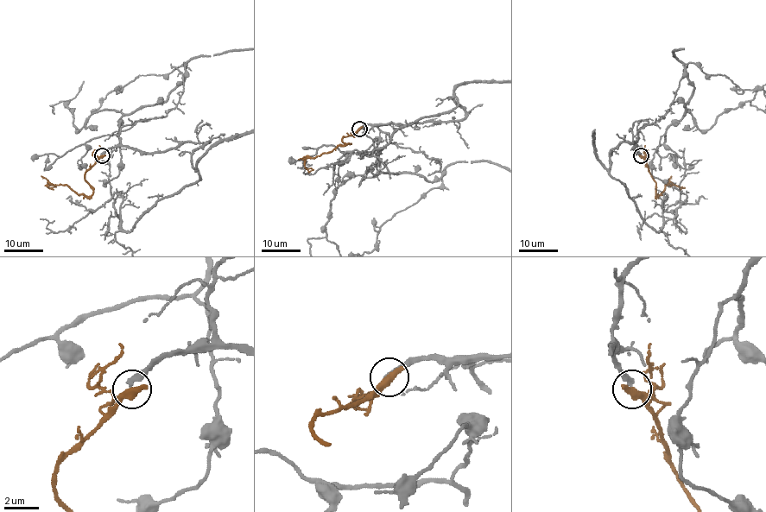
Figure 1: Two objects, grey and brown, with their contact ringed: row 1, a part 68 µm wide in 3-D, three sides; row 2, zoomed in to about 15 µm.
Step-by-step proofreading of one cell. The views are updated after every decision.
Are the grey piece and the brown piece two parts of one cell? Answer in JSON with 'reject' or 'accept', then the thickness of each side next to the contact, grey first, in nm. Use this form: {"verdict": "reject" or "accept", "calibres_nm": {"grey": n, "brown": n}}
{"verdict": "reject", "calibres_nm": {"grey": 280, "brown": 550}}

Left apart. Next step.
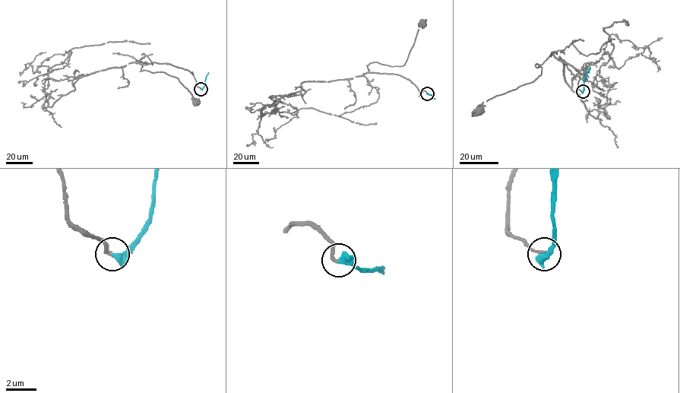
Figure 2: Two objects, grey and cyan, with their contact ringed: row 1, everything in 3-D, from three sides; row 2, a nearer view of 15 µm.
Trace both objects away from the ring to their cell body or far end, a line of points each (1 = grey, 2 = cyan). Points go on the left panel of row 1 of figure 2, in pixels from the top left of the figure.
1: (200, 89), (187, 70), (165, 63), (151, 62), (142, 64), (141, 71), (163, 72), (177, 77), (196, 102)
2: (200, 89), (209, 72)

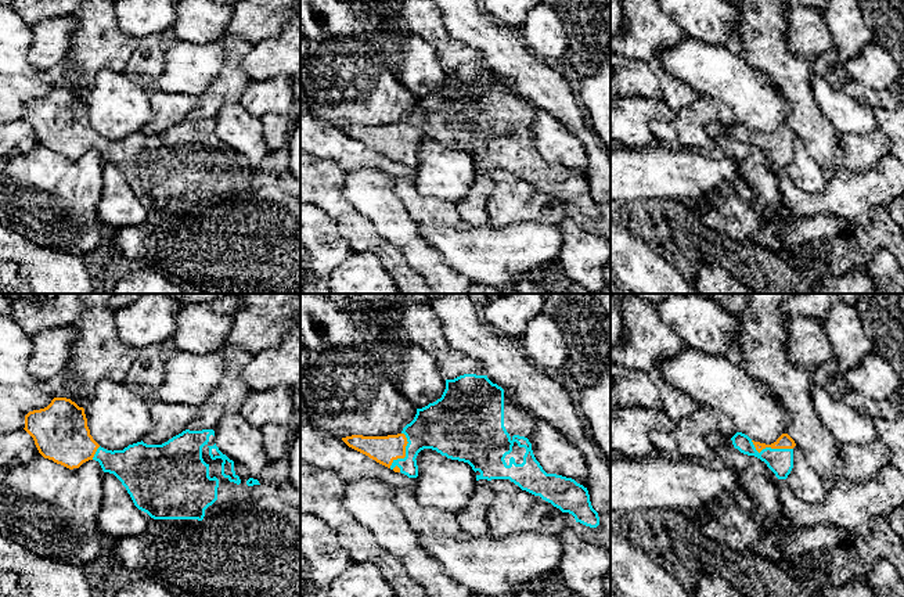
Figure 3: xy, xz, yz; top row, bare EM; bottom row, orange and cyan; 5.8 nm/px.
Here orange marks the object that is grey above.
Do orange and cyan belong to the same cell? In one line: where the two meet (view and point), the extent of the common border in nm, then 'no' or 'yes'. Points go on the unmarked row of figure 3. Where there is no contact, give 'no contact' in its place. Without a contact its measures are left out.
xz (402, 147) | 240 nm | yes

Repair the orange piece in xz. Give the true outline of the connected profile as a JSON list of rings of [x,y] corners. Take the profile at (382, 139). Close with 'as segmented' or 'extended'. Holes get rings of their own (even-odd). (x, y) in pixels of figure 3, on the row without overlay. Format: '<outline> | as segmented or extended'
[[[464,64],[454,69],[446,69],[442,87],[417,98],[414,109],[397,125],[352,125],[342,127],[342,130],[349,137],[408,168],[418,166],[415,150],[418,143],[424,139],[432,139],[447,148],[468,152],[475,162],[480,162],[476,165],[476,170],[509,169],[522,180],[540,186],[562,202],[572,204],[576,212],[590,217],[599,215],[599,206],[591,195],[587,177],[572,168],[547,163],[536,150],[529,129],[519,125],[509,126],[504,116],[504,79],[493,73],[487,65]],[[515,132],[519,137],[526,139],[523,152],[516,154],[515,148],[511,147],[507,154],[504,148],[512,141]]] | extended

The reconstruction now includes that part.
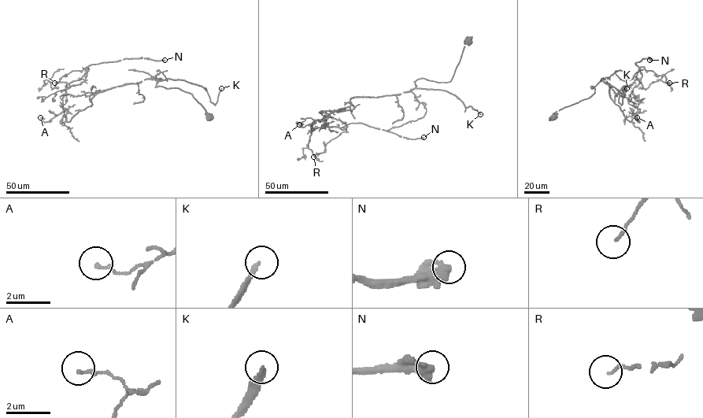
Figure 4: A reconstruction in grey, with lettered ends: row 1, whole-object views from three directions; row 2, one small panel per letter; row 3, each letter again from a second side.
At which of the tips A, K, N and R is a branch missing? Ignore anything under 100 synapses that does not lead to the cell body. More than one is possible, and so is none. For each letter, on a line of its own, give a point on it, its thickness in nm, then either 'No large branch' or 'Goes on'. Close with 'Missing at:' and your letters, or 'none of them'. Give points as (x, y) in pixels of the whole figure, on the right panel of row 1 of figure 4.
A: Place: (637, 117). Thickness 130 nm. No large branch
K: Place: (627, 88). Thickness 240 nm. Goes on
N: Place: (649, 60). Thickness 340 nm. No large branch
R: Place: (669, 83). Thickness 110 nm. No large branch
Missing at: K

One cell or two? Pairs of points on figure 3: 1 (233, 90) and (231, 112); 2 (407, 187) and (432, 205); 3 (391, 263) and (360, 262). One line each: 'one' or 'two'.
1: two
2: one
3: two

